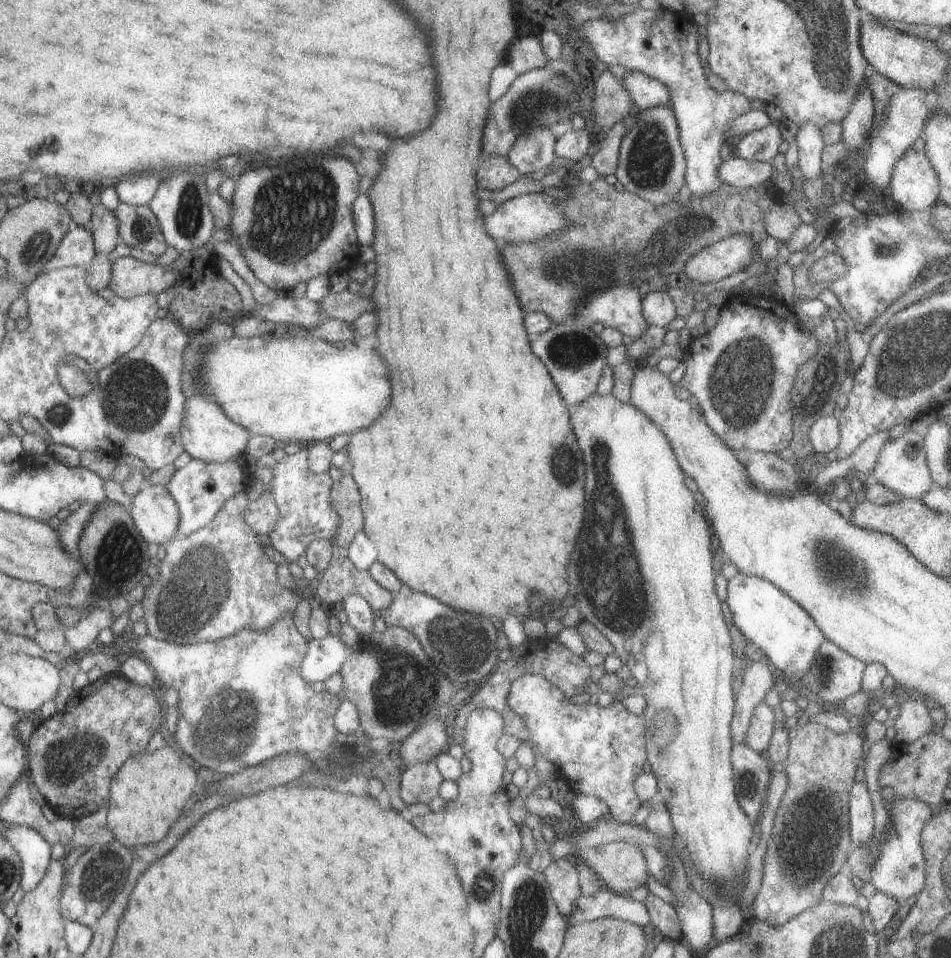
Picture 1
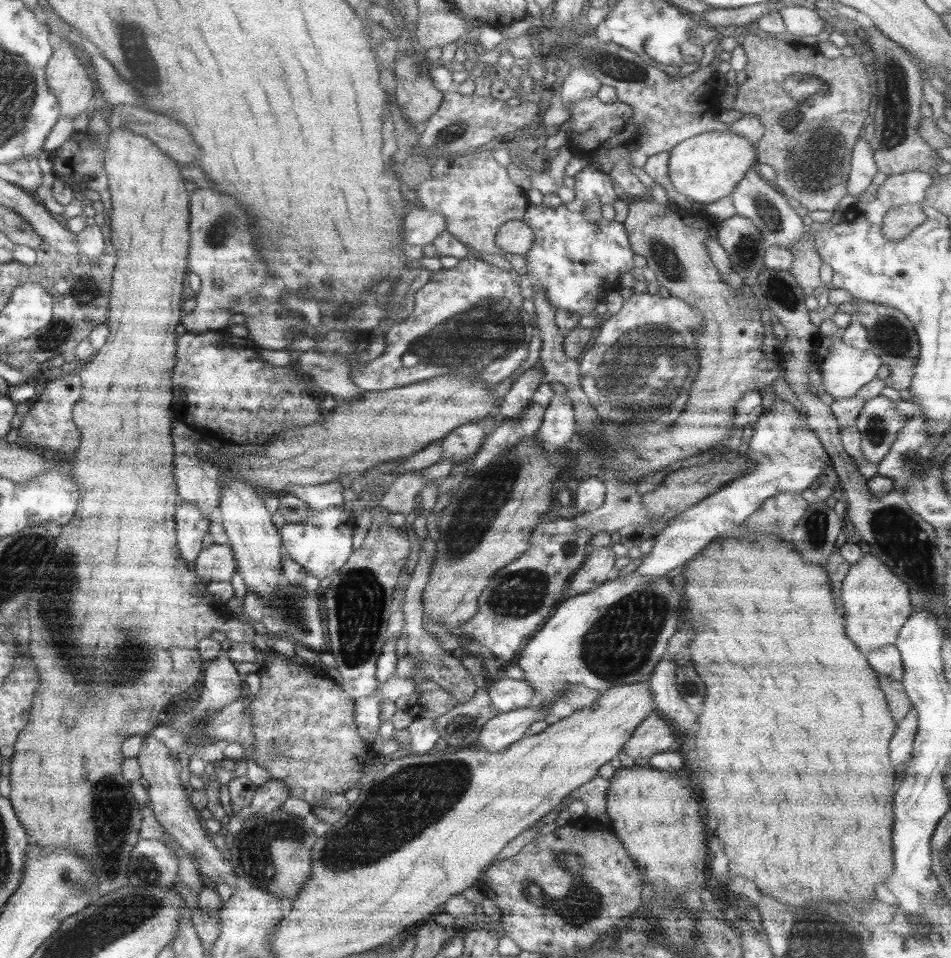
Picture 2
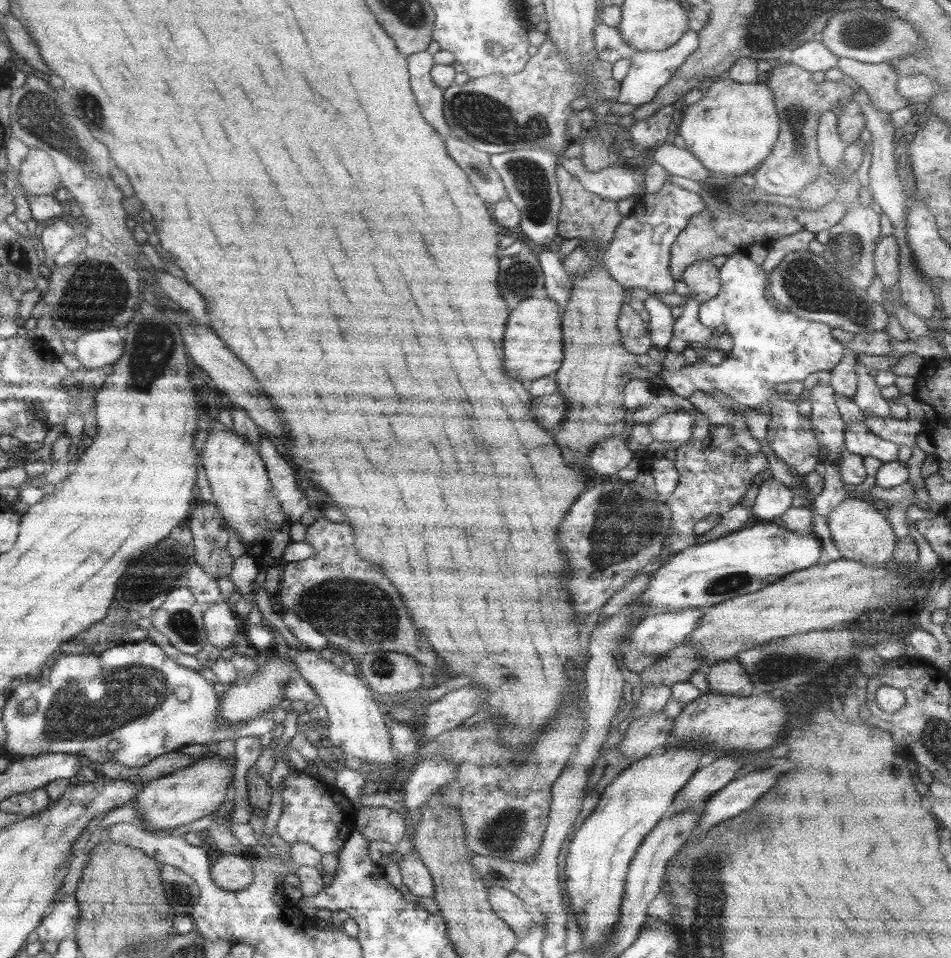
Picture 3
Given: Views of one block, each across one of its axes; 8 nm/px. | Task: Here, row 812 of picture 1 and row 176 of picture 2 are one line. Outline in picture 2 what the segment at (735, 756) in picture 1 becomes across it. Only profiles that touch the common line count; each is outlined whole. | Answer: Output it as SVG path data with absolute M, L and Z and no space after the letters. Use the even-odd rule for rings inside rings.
M756 166L750 168L741 180L733 187L728 194L732 200L732 205L737 216L747 217L760 232L761 240L764 245L781 246L789 249L796 240L804 236L806 220L800 217L789 205L788 200L779 193L775 186L759 177Z

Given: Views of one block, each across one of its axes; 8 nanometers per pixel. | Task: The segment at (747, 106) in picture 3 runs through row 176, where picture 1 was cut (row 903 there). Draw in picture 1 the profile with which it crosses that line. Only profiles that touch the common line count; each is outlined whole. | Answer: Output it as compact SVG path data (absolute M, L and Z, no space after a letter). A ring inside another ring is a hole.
M590 394L584 401L571 407L569 426L577 438L579 450L585 462L585 516L583 526L577 534L575 548L569 556L566 566L566 579L575 597L575 607L580 612L581 620L591 623L611 643L614 655L618 656L623 665L627 666L630 676L636 682L635 690L643 695L646 705L642 711L644 719L644 737L646 746L646 768L655 777L658 792L657 797L665 805L670 816L673 833L684 842L684 855L690 860L692 867L704 881L709 881L716 890L716 895L723 904L735 904L739 894L739 886L745 884L745 868L749 854L749 838L753 831L753 823L739 808L734 791L734 776L730 765L730 720L734 711L732 688L732 672L738 666L734 652L731 650L727 625L723 621L720 601L715 595L713 579L718 572L712 563L712 553L715 545L707 520L702 512L695 510L693 494L685 487L685 475L675 460L671 445L663 433L644 414L632 407L628 402L619 402L609 395Z

